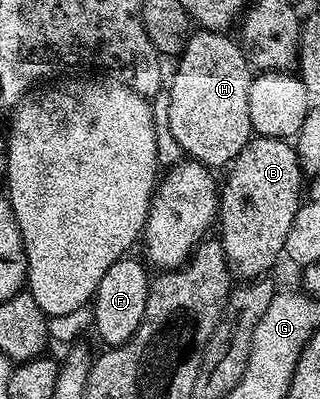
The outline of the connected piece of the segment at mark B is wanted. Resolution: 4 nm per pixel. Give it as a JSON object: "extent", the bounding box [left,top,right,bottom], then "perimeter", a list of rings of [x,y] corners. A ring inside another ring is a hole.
{"extent":[218,135,304,279],"perimeter":[[[254,135],[236,155],[228,172],[226,182],[220,185],[218,207],[222,250],[235,278],[258,279],[269,274],[266,272],[285,254],[288,231],[304,197],[298,150],[285,137]]]}

